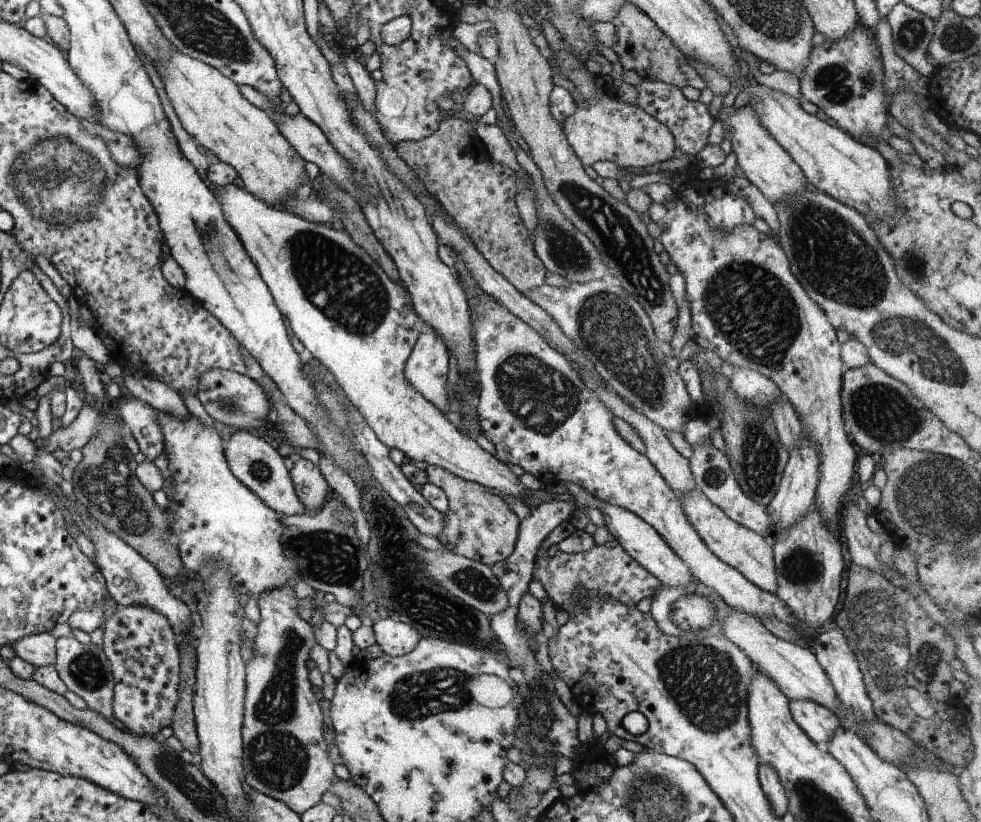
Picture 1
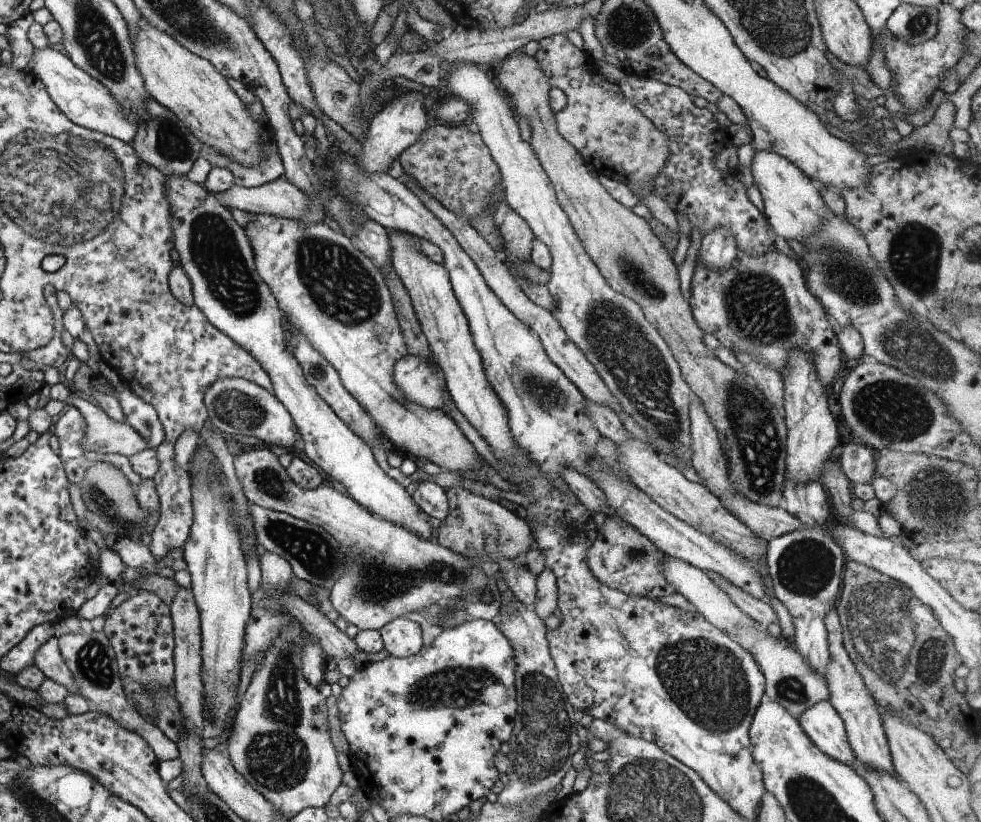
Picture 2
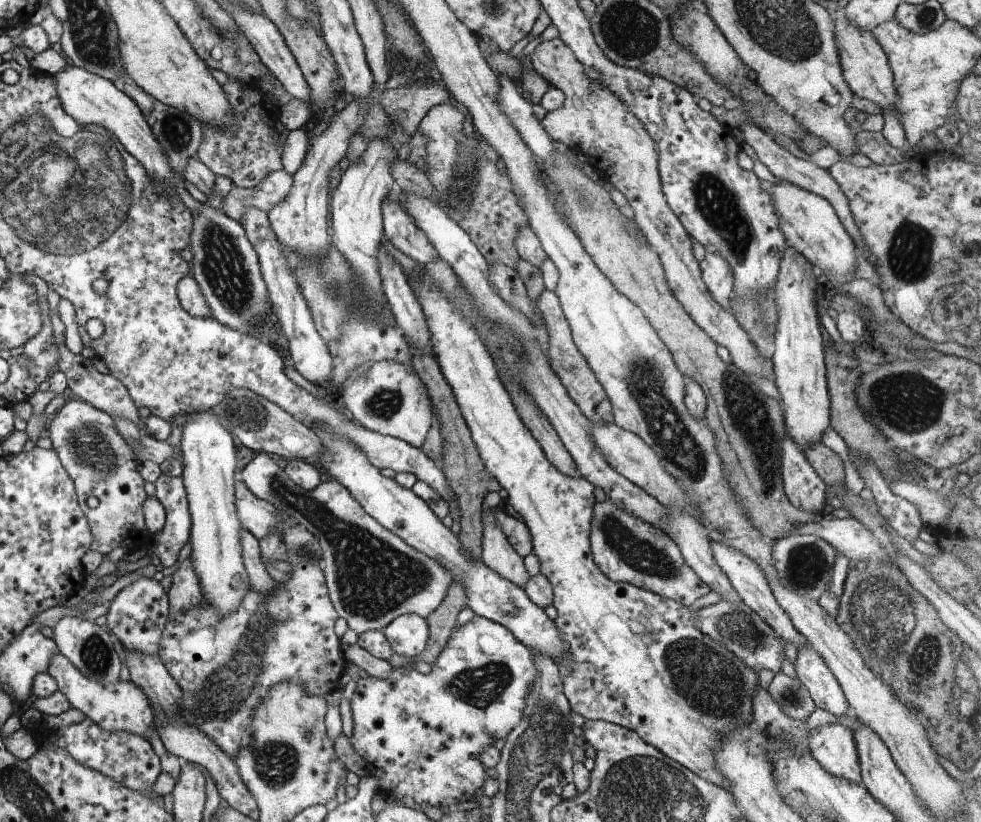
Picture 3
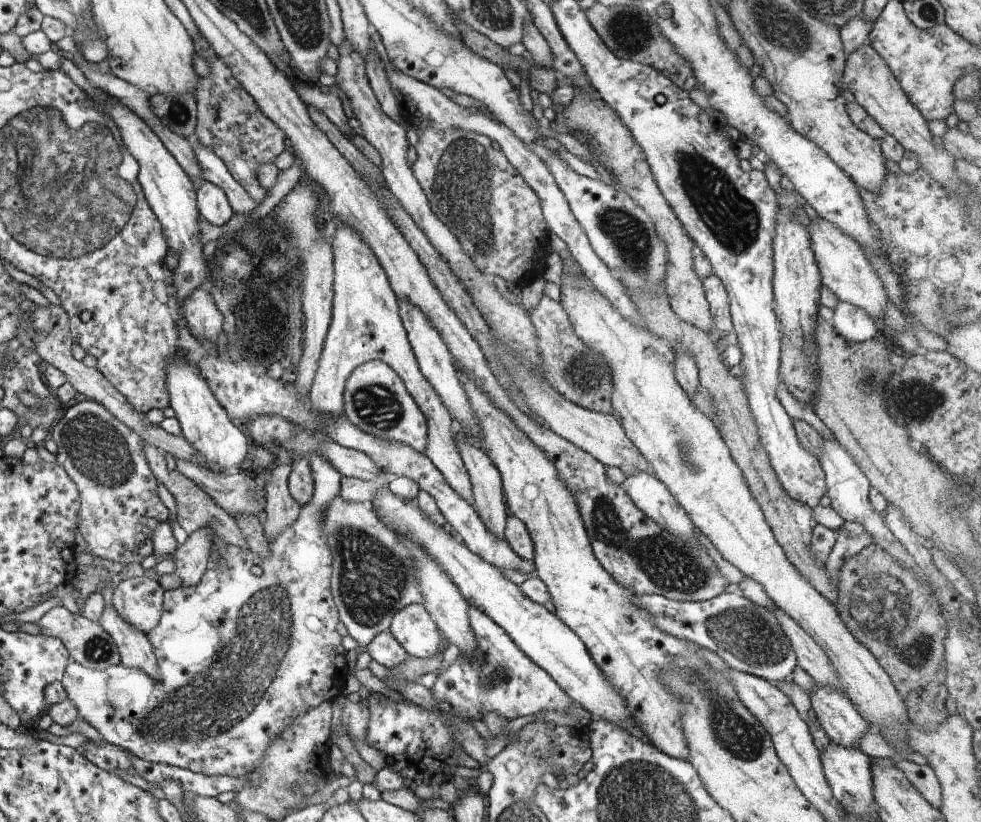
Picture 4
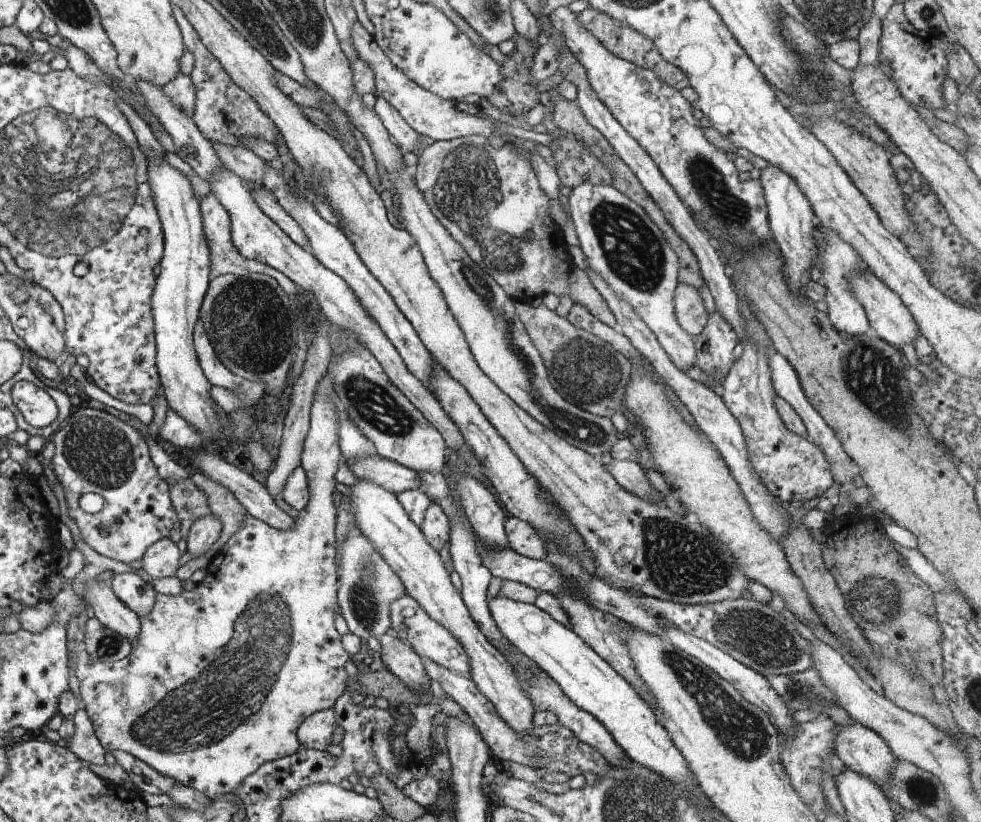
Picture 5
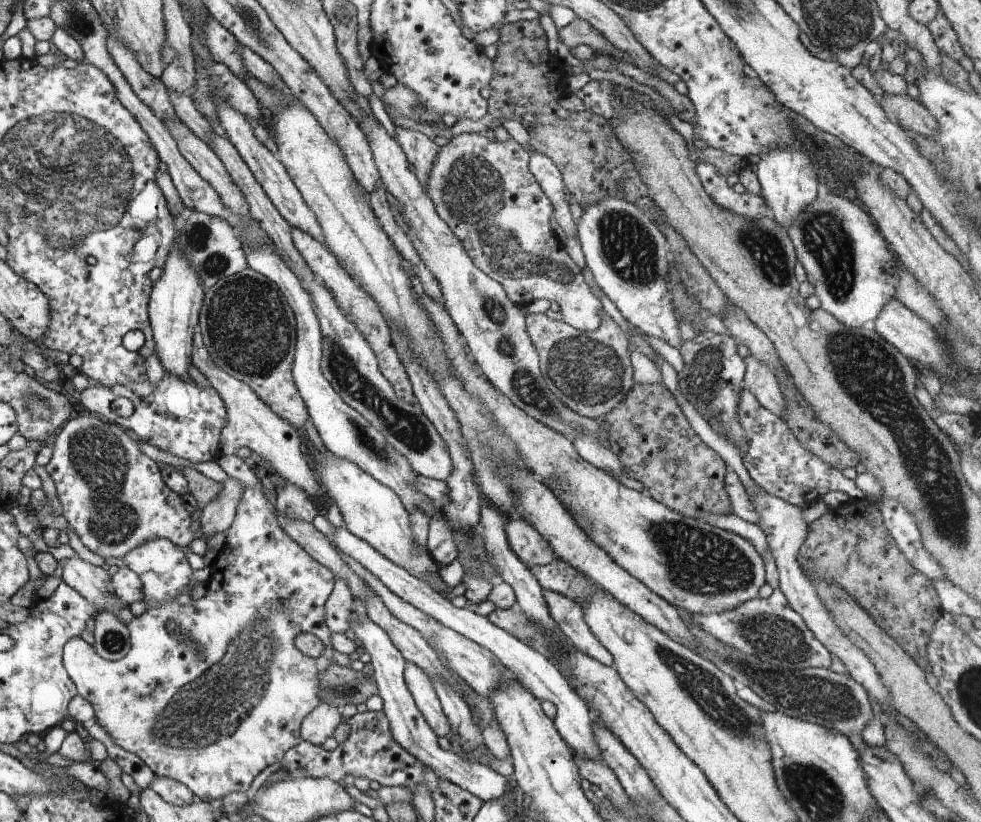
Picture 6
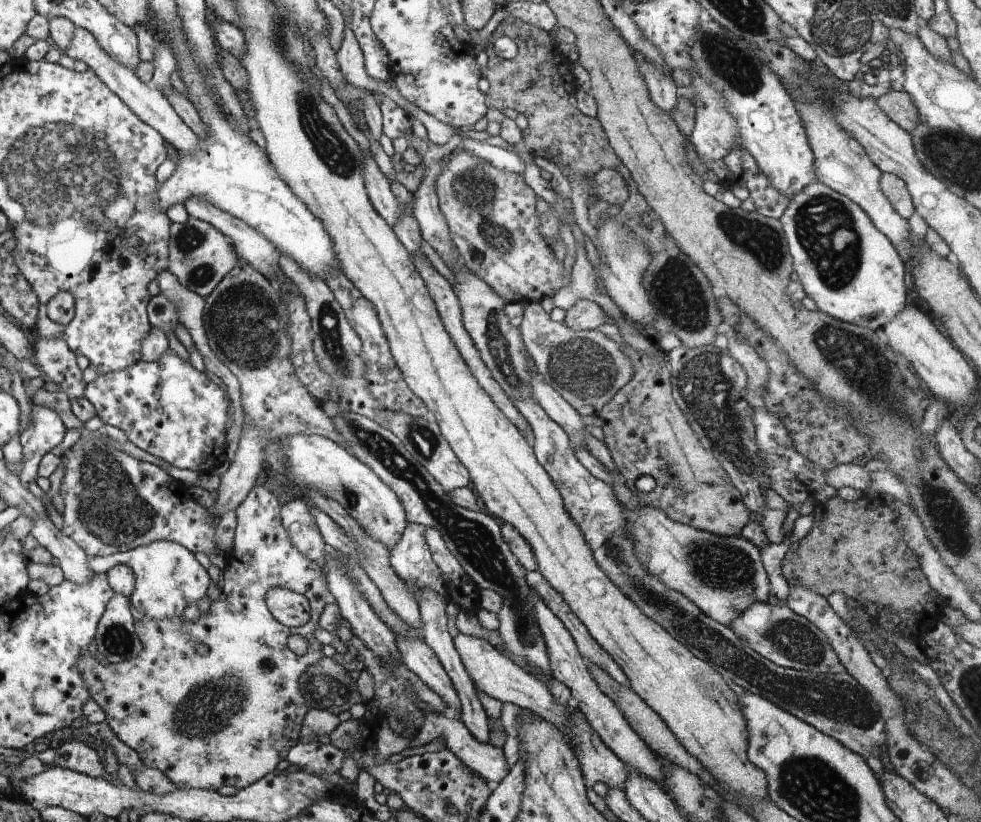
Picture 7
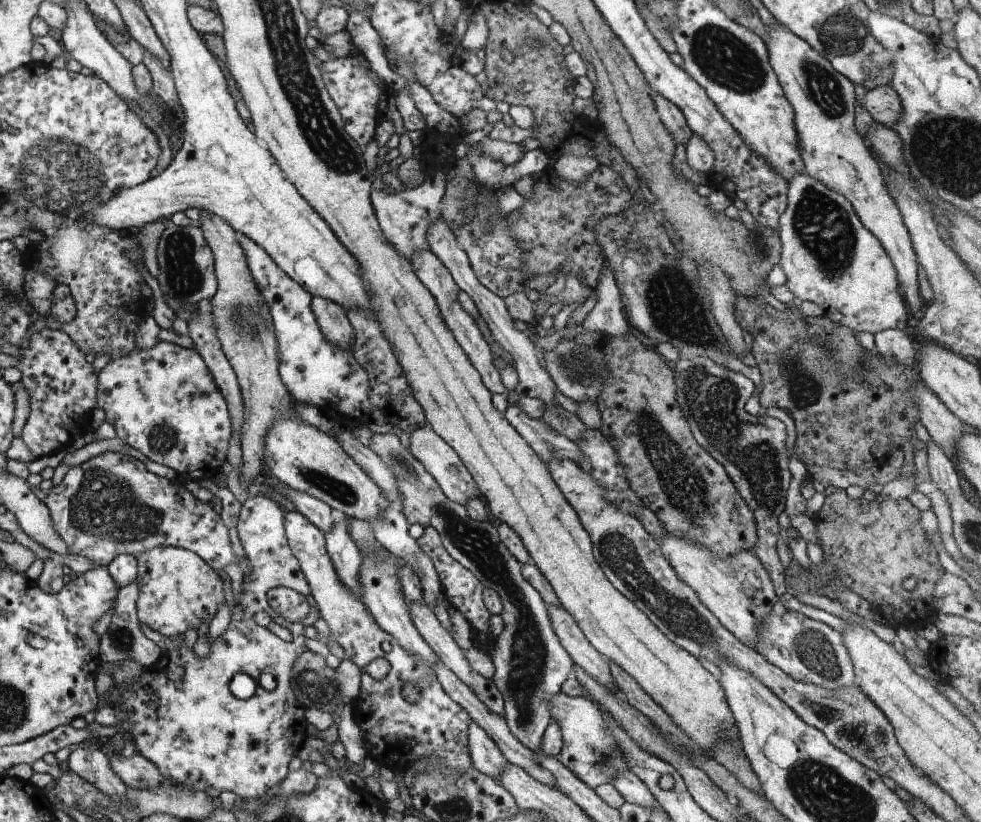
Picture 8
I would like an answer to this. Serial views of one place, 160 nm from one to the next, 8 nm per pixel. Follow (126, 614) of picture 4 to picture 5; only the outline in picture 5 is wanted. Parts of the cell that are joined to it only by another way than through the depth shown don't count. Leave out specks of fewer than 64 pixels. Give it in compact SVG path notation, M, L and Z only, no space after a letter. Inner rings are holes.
M133 572L116 574L112 578L113 593L138 616L150 614L157 602L157 592L151 583Z

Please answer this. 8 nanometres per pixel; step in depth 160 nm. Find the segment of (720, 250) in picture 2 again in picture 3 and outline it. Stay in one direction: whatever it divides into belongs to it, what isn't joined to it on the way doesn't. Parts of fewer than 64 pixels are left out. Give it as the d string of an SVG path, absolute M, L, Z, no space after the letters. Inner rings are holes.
M706 251L699 261L702 280L716 302L726 310L730 308L729 298L733 292L735 274L728 261L720 253Z

